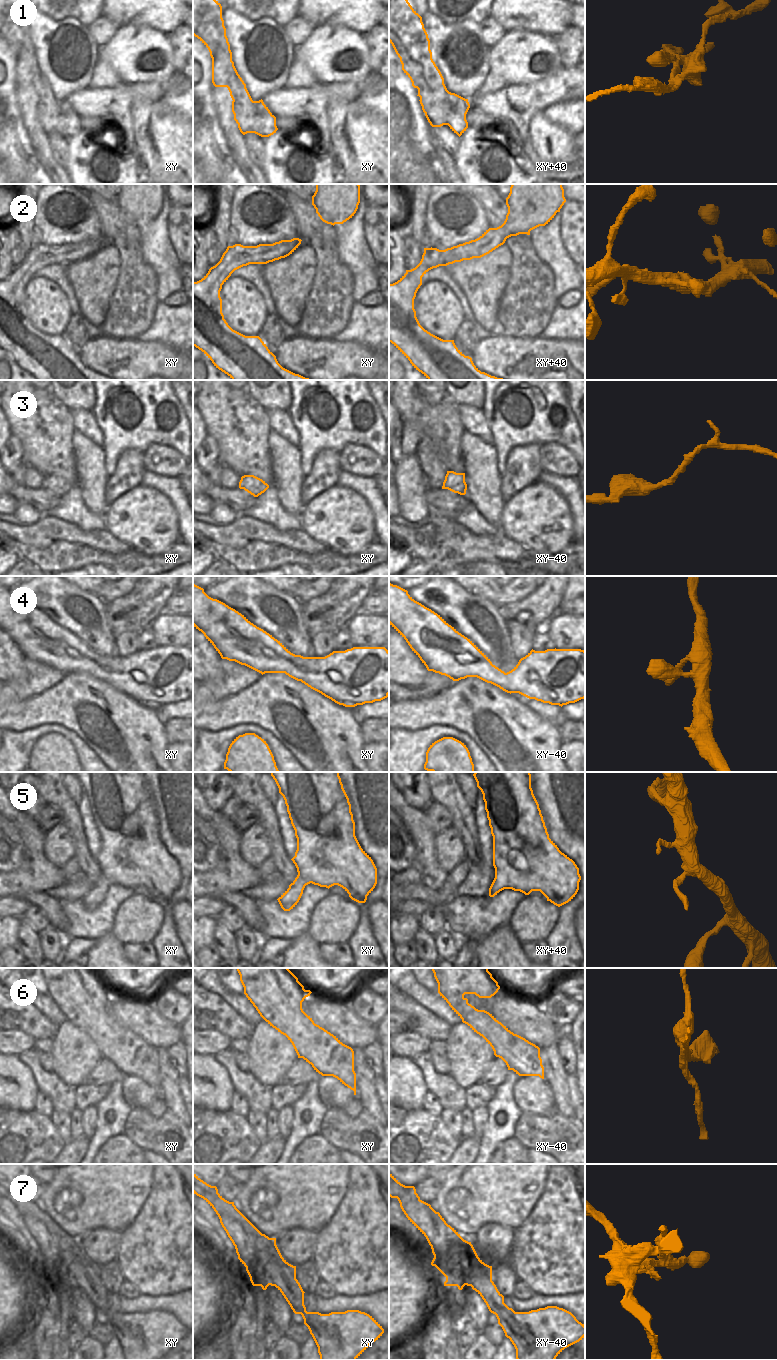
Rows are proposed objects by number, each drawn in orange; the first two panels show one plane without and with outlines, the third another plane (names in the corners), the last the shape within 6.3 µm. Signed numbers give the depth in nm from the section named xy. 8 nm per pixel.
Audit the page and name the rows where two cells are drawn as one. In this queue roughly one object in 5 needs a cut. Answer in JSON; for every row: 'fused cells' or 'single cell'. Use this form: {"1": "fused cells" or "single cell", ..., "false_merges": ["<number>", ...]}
{"1": "fused cells", "2": "single cell", "3": "single cell", "4": "single cell", "5": "single cell", "6": "fused cells", "7": "fused cells", "false_merges": ["1", "6", "7"]}

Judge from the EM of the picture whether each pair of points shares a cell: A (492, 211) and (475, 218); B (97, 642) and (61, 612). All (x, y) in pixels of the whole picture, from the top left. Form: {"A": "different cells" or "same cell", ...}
{"A": "different cells", "B": "same cell"}

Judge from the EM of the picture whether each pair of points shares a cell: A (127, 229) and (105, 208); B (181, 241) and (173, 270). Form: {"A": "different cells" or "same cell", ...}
{"A": "same cell", "B": "different cells"}

